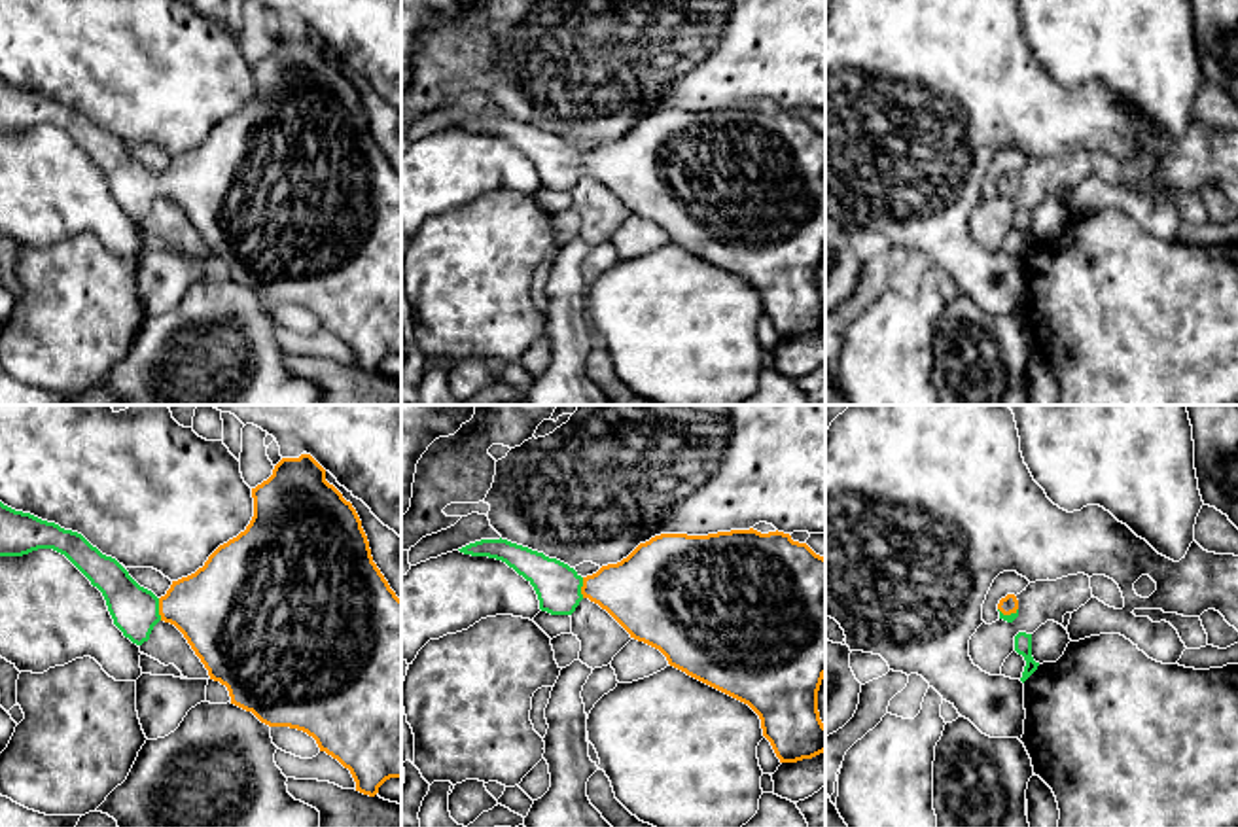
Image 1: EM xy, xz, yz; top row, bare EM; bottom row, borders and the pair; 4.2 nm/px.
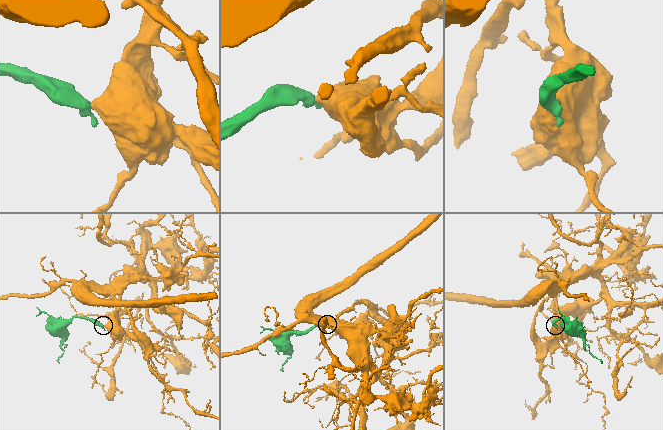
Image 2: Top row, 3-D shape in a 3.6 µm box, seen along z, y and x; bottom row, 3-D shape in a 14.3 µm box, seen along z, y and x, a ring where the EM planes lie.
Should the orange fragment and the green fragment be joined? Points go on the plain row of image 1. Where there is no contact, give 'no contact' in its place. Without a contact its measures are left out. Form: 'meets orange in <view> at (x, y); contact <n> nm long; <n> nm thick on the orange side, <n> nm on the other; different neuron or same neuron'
meets orange in xy at (159, 186); contact 100 nm long; 360 nm thick on the orange side, 200 nm on the other; same neuron

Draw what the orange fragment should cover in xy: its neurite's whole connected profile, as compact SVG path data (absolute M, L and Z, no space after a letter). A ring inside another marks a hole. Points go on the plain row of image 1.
M310 30L282 34L273 51L252 64L252 74L254 93L246 106L220 121L195 150L172 157L161 174L81 110L2 78L0 132L23 132L38 125L64 131L102 168L114 201L136 221L150 216L159 197L174 201L210 255L227 263L231 280L269 303L307 308L320 327L350 346L356 367L375 373L386 356L401 354L401 176L373 138L356 85L326 57L326 45Z

